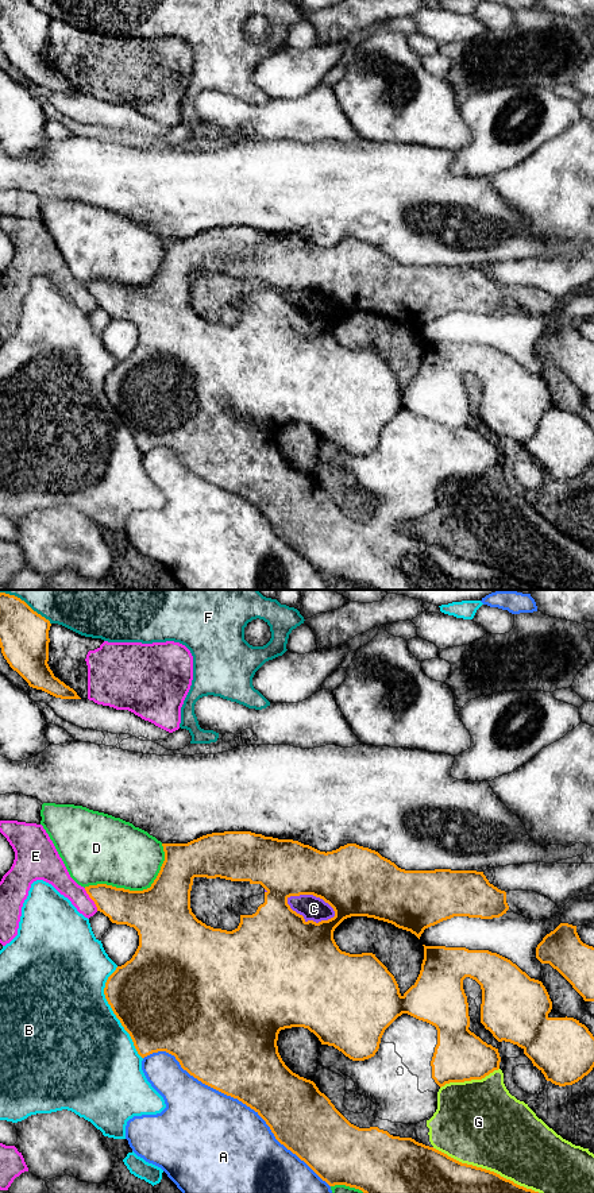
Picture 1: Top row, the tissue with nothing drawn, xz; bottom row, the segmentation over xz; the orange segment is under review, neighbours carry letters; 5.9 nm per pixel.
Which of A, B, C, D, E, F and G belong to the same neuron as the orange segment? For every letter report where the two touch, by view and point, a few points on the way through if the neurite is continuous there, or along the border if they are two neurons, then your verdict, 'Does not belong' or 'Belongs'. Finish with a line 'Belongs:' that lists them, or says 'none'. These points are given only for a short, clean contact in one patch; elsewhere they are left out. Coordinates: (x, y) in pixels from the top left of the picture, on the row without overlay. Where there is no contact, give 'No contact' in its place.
A: Touches orange at xz (238, 494). Does not belong
B: Touches orange at xz (114, 408). Does not belong
C: Touches orange at xz (313, 290). Does not belong
D: Touches orange at xz (138, 286). Does not belong
E: Touches orange at xz (91, 293). Does not belong
F: Touches orange at xz (39, 10). Does not belong
G: Touches orange at xz (488, 566). Does not belong
Belongs: none

